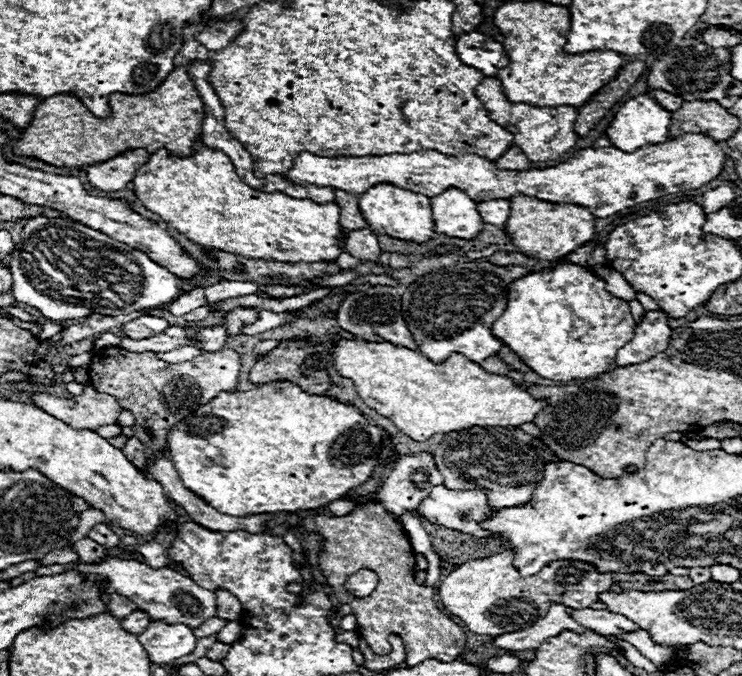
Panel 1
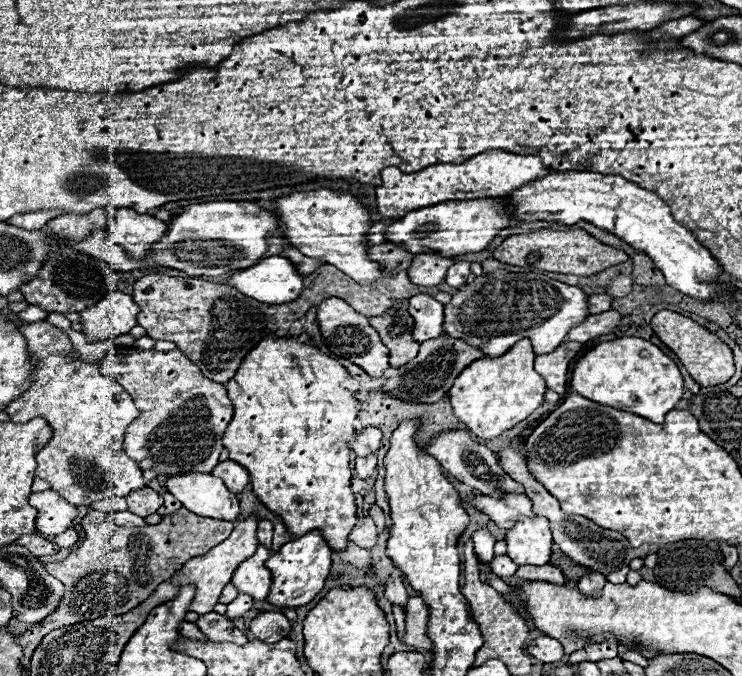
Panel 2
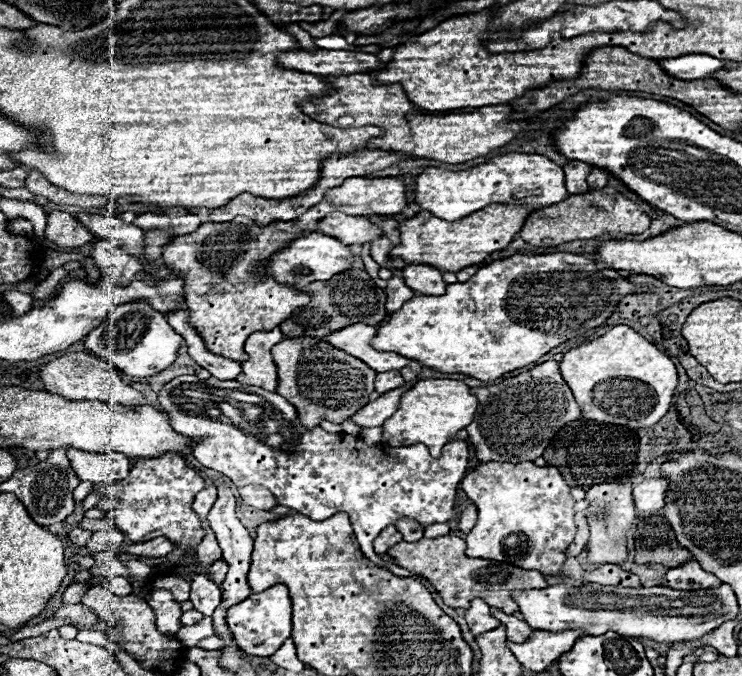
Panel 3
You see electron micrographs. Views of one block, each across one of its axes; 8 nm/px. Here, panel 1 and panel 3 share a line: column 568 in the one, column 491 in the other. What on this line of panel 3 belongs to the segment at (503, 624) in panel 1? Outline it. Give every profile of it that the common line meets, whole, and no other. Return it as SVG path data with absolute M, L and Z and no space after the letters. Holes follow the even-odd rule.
M452 534L438 536L438 538L422 538L418 542L398 542L386 552L394 564L406 568L422 578L426 578L434 590L442 596L444 604L452 608L468 608L472 598L484 598L490 608L500 608L502 612L514 614L518 610L516 602L510 598L512 590L532 590L548 586L544 576L536 570L522 570L518 566L502 564L502 562L488 562L484 558L468 558L464 554L464 540Z

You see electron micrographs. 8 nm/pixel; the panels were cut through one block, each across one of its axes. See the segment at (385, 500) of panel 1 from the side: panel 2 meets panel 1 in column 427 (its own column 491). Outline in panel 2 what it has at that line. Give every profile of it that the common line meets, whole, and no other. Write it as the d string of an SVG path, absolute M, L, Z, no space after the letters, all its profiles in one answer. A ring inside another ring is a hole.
M456 430L456 432L450 432L450 434L440 434L426 446L426 450L428 450L428 454L438 458L438 462L442 464L442 468L446 472L456 476L460 482L472 486L480 494L486 494L486 496L492 496L492 498L502 498L504 494L524 494L524 486L514 482L500 468L498 458L494 456L494 452L488 450L484 444L476 442L474 438L470 438L468 432Z

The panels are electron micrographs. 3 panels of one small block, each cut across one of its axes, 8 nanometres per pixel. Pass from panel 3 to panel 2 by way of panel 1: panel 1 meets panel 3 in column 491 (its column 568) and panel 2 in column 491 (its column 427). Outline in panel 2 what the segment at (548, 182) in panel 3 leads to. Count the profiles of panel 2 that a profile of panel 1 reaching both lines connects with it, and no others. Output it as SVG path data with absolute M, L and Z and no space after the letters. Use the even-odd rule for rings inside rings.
M490 150L476 154L462 164L436 164L414 174L404 174L396 166L382 170L382 184L376 186L378 210L384 218L402 218L412 210L434 206L446 200L470 200L484 196L506 196L524 184L552 174L538 156L512 154L504 150Z

